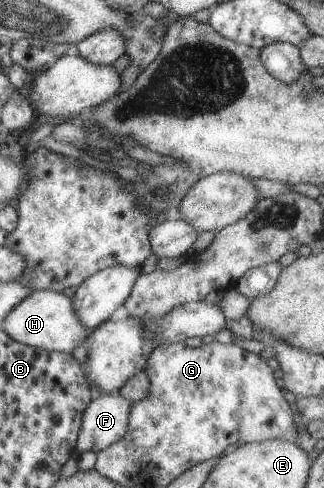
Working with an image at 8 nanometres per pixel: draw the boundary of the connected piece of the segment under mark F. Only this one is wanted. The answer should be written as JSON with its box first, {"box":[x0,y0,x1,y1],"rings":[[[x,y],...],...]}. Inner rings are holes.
{"box":[75,392,132,455],"rings":[[[115,392],[93,396],[92,401],[85,407],[81,417],[81,426],[75,445],[78,454],[80,455],[86,451],[97,453],[121,440],[128,431],[132,403]]]}

